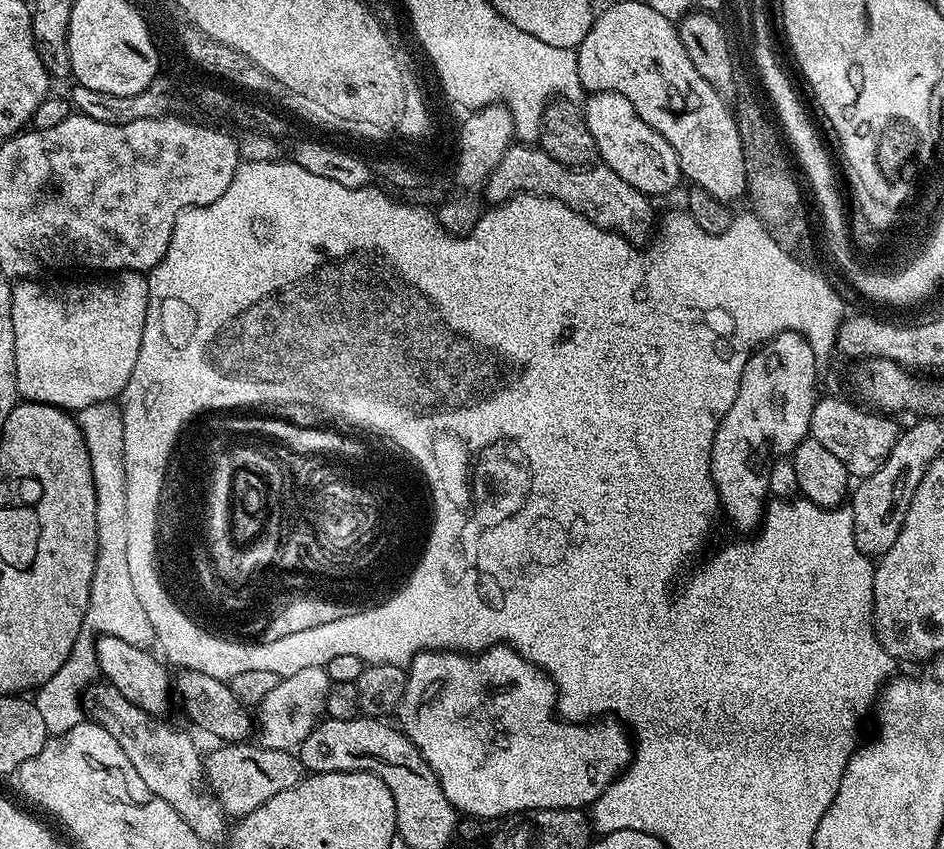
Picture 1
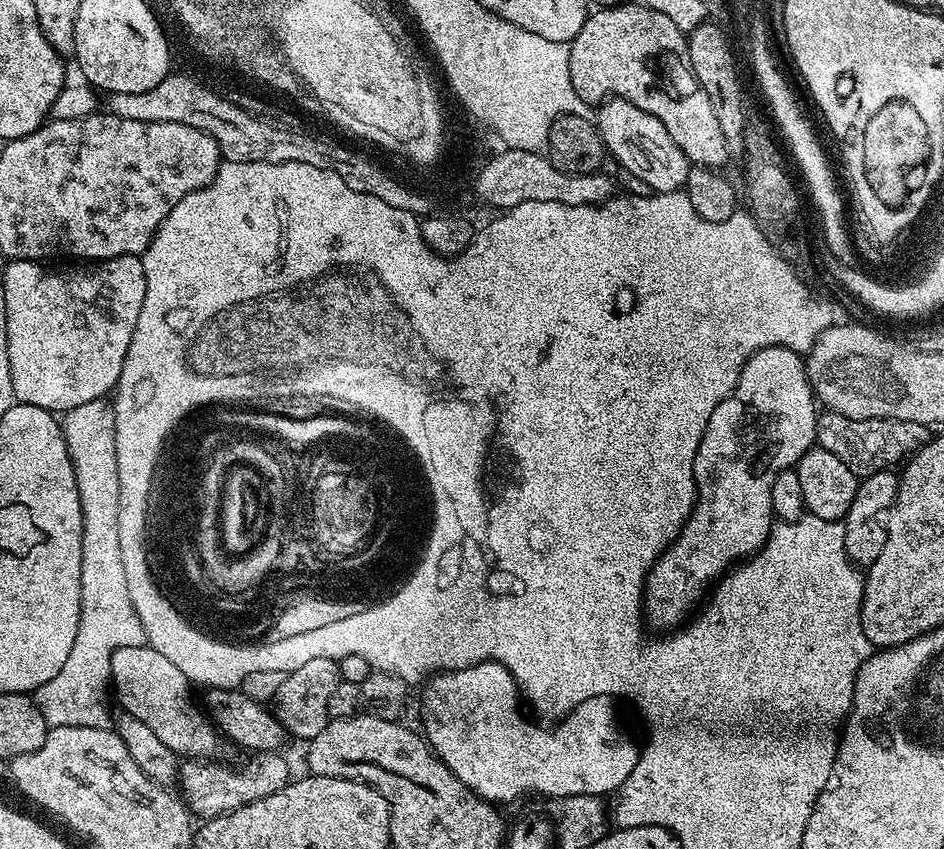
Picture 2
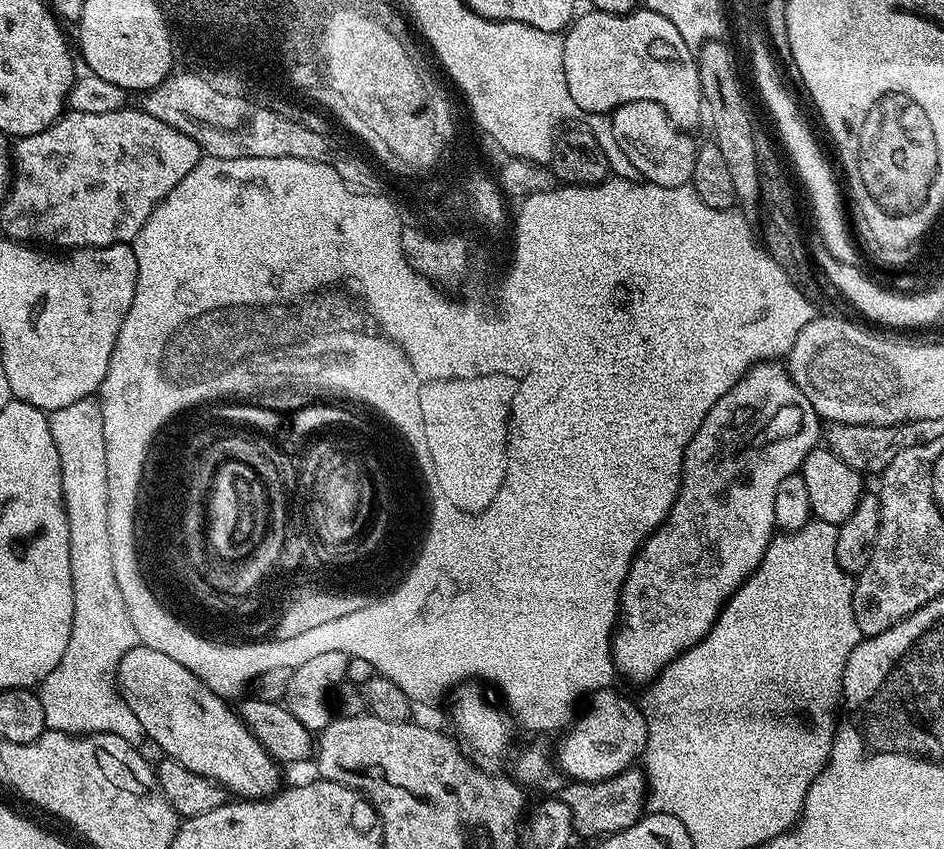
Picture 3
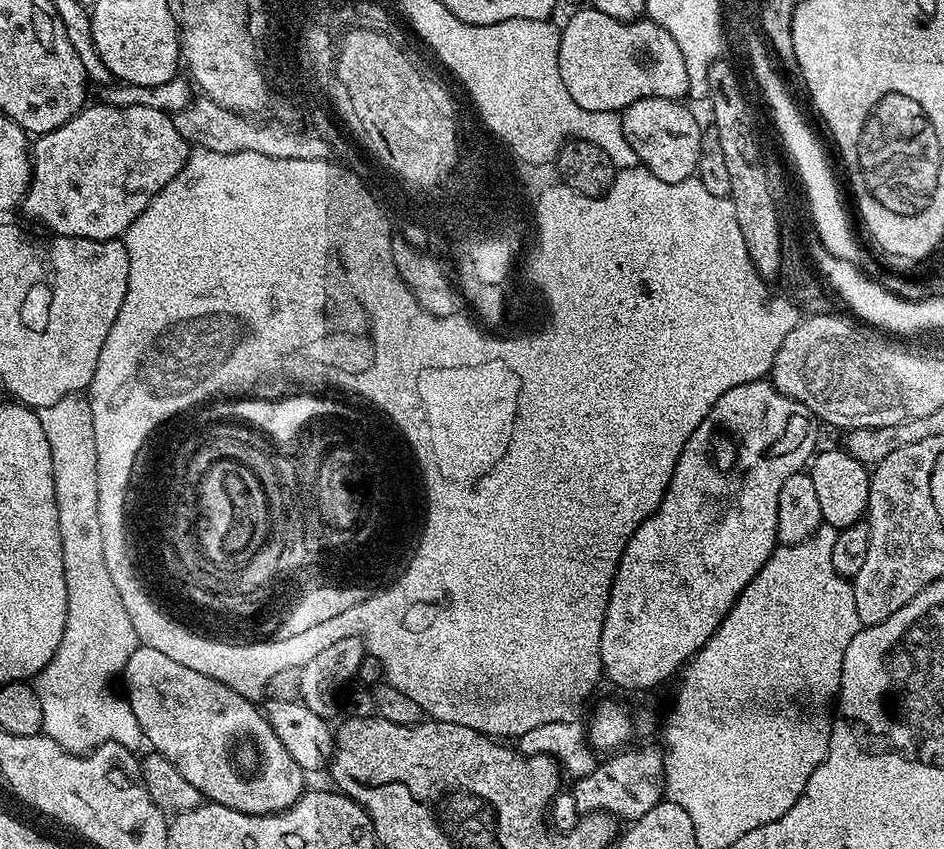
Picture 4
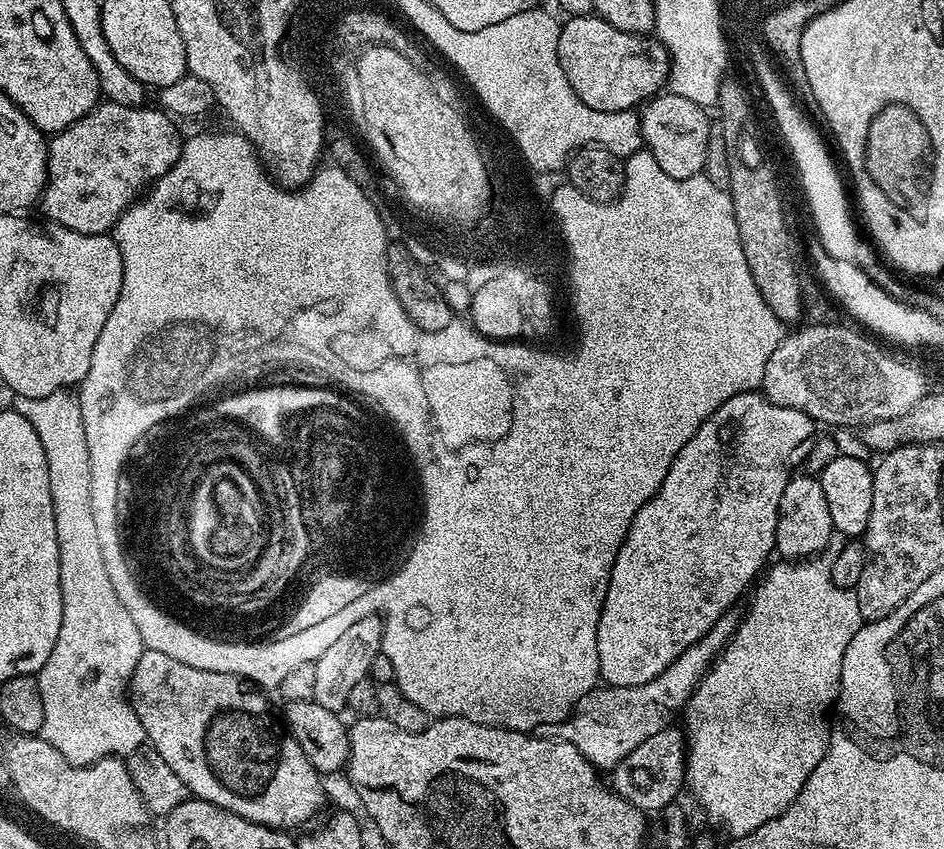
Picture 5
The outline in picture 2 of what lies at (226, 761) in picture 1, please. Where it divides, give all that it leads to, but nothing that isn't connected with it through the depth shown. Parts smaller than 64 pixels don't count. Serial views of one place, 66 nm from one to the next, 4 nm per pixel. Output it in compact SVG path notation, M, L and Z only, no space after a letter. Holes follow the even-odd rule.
M279 751L274 752L254 752L251 753L247 757L249 760L245 762L244 765L241 766L240 769L235 772L234 769L231 768L228 764L212 764L216 762L209 762L207 759L204 758L188 758L183 761L179 765L178 768L178 785L180 784L180 789L178 789L179 795L182 797L189 813L193 817L196 818L203 818L204 820L213 820L215 816L221 816L222 814L230 814L234 810L238 810L238 806L246 806L250 802L258 802L258 798L266 798L266 794L274 794L274 790L282 790L282 786L286 786L290 783L290 779L287 774L287 764L284 761L283 755Z

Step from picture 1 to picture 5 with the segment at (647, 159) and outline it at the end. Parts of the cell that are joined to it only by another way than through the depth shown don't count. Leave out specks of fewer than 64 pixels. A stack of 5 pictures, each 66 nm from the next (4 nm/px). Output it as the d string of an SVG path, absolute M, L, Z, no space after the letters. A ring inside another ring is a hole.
M657 94L643 105L640 117L640 135L647 151L658 158L658 166L670 174L670 178L690 178L701 175L705 171L704 163L707 158L707 134L710 123L709 113L703 108L699 108L690 98L682 98L679 94Z

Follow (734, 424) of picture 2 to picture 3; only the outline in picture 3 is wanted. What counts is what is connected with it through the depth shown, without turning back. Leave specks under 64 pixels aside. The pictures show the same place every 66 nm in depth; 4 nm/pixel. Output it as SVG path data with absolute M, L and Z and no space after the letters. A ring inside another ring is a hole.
M761 362L748 369L746 375L741 380L734 382L714 406L710 406L710 414L702 422L698 434L690 438L690 446L686 446L686 454L682 462L682 474L680 475L680 493L676 496L674 506L670 514L660 525L648 535L644 545L636 551L636 557L632 560L630 570L624 575L624 585L620 591L620 615L616 625L616 631L612 638L612 660L616 663L617 673L621 677L633 680L641 686L647 685L660 675L666 665L674 658L678 658L687 648L694 646L714 626L718 614L724 609L724 603L738 591L745 580L755 572L756 567L762 562L762 558L768 549L768 543L777 531L776 519L774 518L774 497L778 491L778 485L782 478L790 478L797 475L804 465L806 454L810 454L812 449L817 447L822 440L822 421L820 416L810 406L810 398L794 386L794 382L788 376L788 369L780 362Z

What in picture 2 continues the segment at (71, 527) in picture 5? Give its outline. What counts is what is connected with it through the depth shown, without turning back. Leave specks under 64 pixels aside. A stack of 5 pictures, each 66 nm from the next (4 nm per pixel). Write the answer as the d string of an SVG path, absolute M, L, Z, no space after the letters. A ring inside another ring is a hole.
M102 399L95 400L94 402L85 402L83 406L74 406L69 412L63 413L60 420L60 429L66 442L66 450L70 454L72 465L76 471L78 494L82 502L82 522L84 523L84 529L82 530L82 606L80 607L78 635L74 638L74 647L70 649L70 658L66 658L66 663L63 664L62 670L58 670L58 674L54 674L54 678L50 678L50 682L42 682L42 686L36 688L34 699L38 710L42 710L42 718L46 718L46 722L53 728L57 728L58 726L107 728L110 724L110 720L108 721L108 700L110 704L109 688L112 678L110 662L112 661L114 650L118 650L122 646L143 648L148 642L146 630L142 628L142 622L138 622L138 614L134 614L134 602L130 602L130 593L126 590L126 577L122 570L122 550L118 546L118 506L120 505L120 495L118 494L118 454L114 450L114 410L112 409L112 405L107 399Z

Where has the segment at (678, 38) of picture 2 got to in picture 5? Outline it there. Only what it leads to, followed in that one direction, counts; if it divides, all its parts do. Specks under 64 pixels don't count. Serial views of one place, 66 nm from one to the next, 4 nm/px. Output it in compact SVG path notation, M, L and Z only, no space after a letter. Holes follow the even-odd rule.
M595 14L572 16L561 23L558 58L574 94L599 112L635 109L651 100L668 82L668 51L659 39L618 30L618 26L610 26L608 20Z

